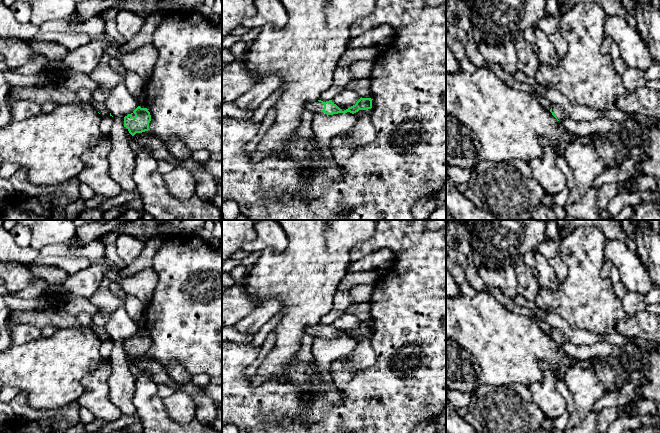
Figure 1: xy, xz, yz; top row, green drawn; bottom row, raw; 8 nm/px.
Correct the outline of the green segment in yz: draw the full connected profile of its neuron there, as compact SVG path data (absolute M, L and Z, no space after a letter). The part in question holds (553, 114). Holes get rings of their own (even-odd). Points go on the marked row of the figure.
M557 104L552 105L550 112L558 121L562 121L567 117L565 111Z

